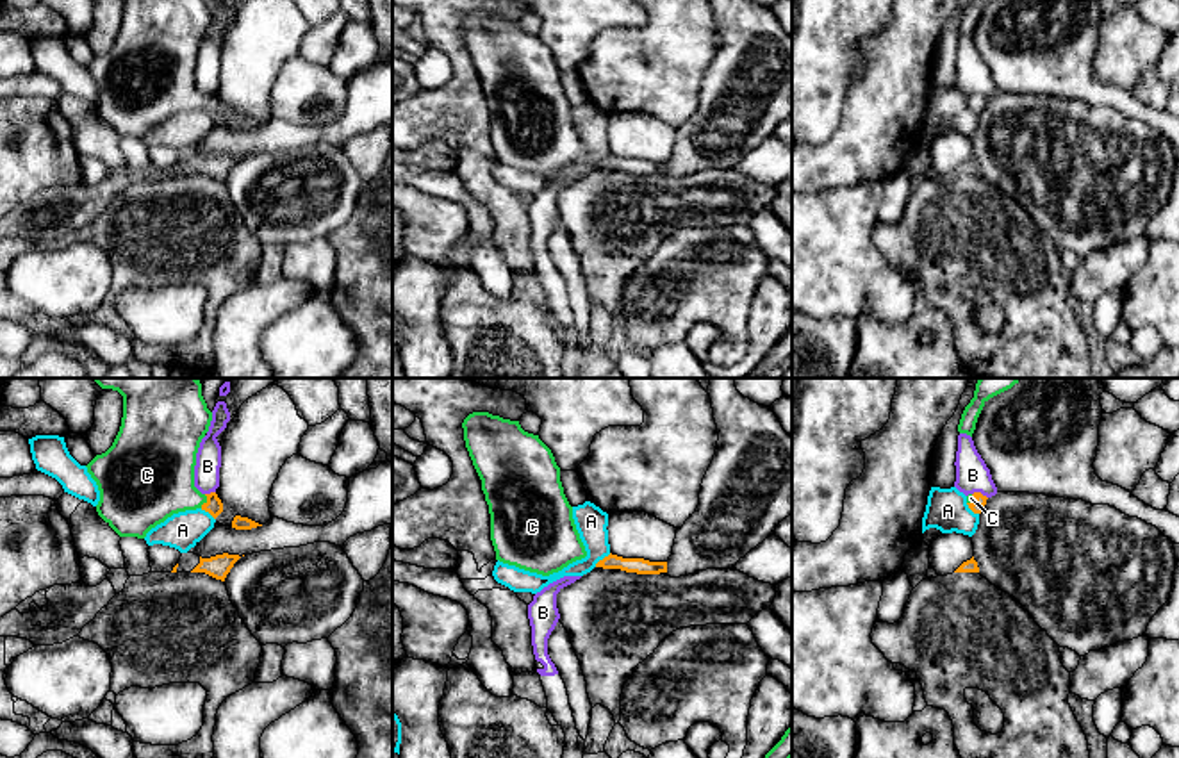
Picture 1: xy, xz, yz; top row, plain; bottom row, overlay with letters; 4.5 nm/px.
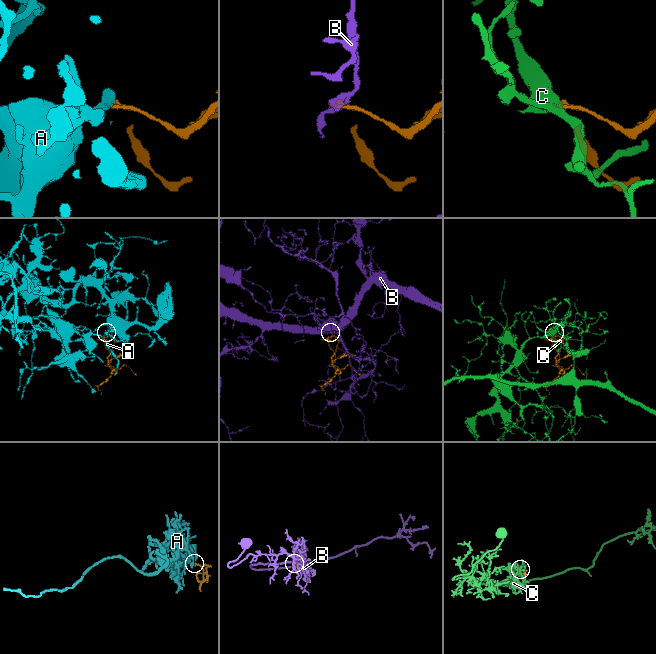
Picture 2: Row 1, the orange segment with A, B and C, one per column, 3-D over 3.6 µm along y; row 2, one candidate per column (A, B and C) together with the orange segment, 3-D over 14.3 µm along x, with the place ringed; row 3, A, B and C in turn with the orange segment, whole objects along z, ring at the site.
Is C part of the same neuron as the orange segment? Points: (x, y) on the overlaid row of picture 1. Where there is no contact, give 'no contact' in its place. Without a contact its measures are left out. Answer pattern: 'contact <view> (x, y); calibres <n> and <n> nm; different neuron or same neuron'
contact xy (204, 503); calibres 80 and 360 nm; same neuron

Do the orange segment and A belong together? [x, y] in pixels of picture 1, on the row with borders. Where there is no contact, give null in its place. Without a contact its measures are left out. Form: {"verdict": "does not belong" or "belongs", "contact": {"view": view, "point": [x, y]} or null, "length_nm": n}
{"verdict": "does not belong", "contact": {"view": "xz", "point": [603, 559]}, "length_nm": 100}

